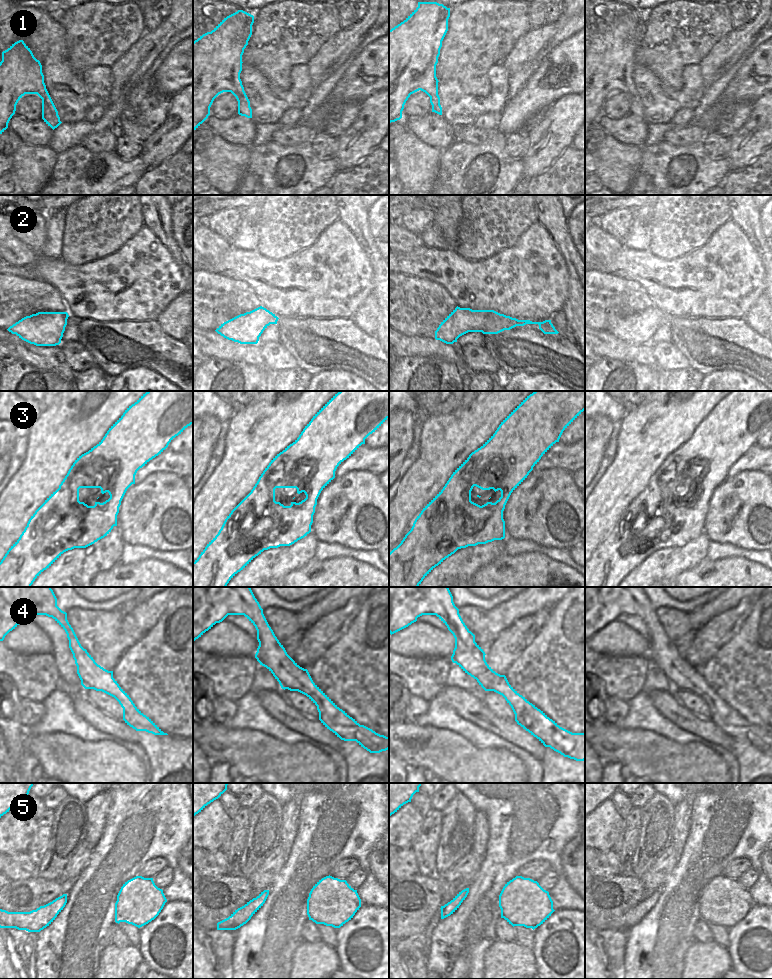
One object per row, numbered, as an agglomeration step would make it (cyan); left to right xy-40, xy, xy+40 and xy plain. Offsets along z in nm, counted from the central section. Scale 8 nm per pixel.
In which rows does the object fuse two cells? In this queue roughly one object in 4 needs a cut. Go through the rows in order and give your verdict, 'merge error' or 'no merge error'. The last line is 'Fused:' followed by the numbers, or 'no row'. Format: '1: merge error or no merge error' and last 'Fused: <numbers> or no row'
1: no merge error
2: no merge error
3: no merge error
4: no merge error
5: no merge error
Fused: no row

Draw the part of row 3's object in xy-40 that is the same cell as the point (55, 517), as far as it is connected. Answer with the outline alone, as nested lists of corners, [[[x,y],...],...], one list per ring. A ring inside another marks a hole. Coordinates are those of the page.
[[[147,391],[143,394],[134,404],[125,410],[123,415],[109,428],[103,439],[96,446],[75,460],[67,475],[59,485],[59,488],[53,492],[31,516],[19,539],[9,548],[0,562],[0,587],[31,587],[35,579],[44,570],[49,568],[64,552],[74,548],[86,548],[107,536],[113,527],[117,526],[117,515],[119,513],[121,501],[127,489],[132,484],[135,484],[135,475],[137,471],[145,466],[150,460],[161,454],[168,447],[169,443],[191,424],[193,424],[193,391]],[[80,488],[100,488],[101,493],[104,494],[108,492],[110,498],[103,503],[95,502],[94,506],[88,506],[84,502],[79,501]]]

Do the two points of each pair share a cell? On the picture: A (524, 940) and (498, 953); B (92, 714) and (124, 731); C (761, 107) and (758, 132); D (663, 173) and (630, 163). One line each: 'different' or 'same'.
A: different
B: same
C: same
D: different

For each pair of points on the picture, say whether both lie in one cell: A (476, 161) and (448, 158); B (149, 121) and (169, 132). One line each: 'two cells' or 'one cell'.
A: one cell
B: two cells

